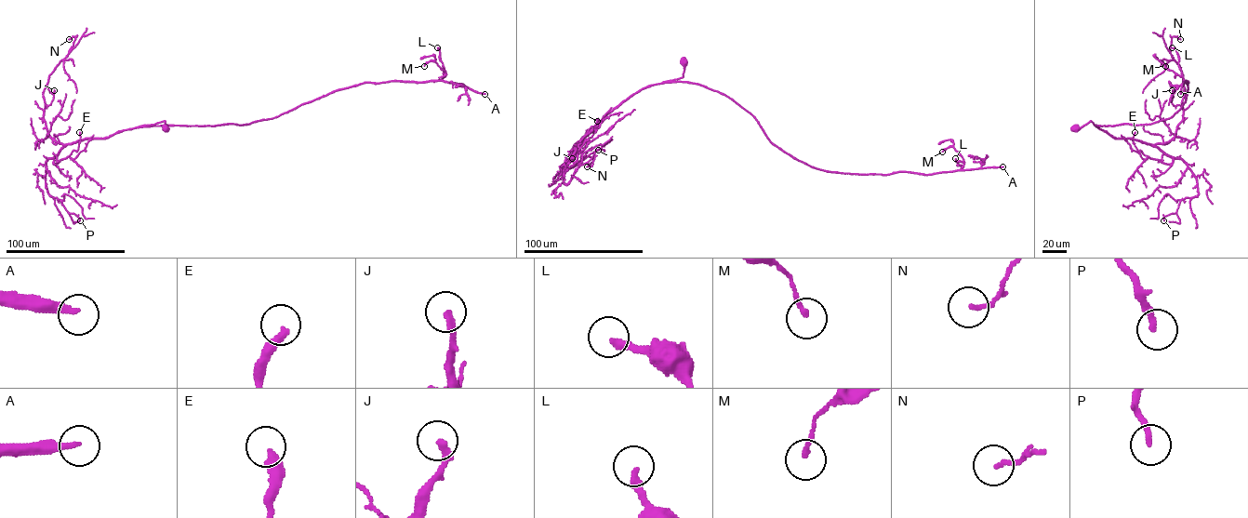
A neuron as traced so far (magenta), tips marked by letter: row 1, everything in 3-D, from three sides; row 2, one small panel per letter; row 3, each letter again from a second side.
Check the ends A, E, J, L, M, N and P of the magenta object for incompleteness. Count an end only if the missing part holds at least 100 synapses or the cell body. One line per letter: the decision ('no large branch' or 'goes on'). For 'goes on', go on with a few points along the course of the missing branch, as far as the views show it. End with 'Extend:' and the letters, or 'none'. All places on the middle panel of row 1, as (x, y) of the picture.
A: goes on
E: no large branch
J: no large branch
L: no large branch
M: no large branch
N: no large branch
P: no large branch
Extend: A

